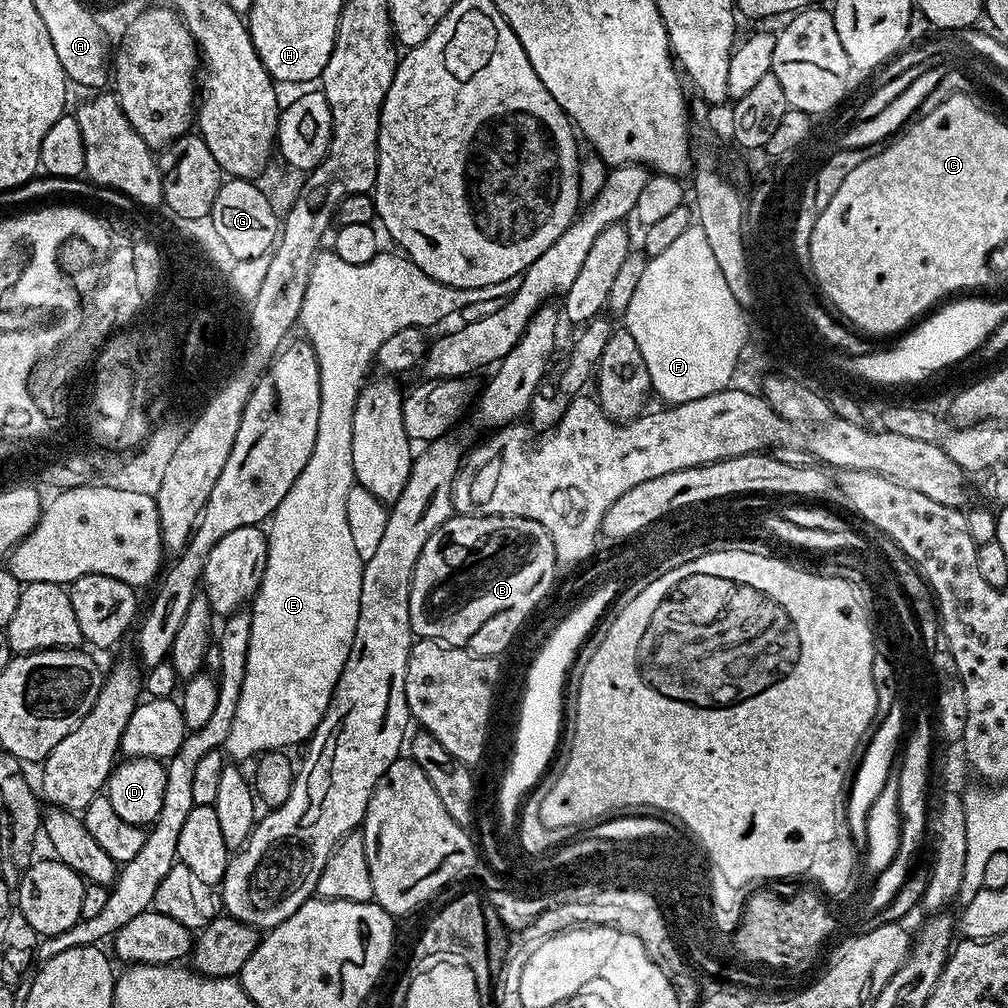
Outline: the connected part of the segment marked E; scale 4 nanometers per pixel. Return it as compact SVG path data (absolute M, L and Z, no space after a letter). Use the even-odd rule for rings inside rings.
M331 250L317 251L316 256L312 259L312 269L308 274L306 290L302 298L302 306L300 307L298 328L305 332L301 333L306 337L308 343L311 344L314 354L318 358L318 370L320 371L318 438L314 442L314 450L310 454L310 462L306 462L306 466L302 470L302 474L298 474L294 486L290 486L290 490L286 490L286 498L282 498L282 502L278 502L278 506L272 511L272 515L266 521L268 557L264 567L264 576L260 579L260 588L250 604L252 629L250 630L250 646L248 647L248 661L246 662L246 678L242 682L242 694L238 698L238 708L234 710L234 724L230 726L230 738L226 745L227 755L236 762L241 762L240 760L246 759L247 756L252 756L251 758L259 757L261 752L287 749L289 747L287 744L301 743L300 745L303 745L311 737L312 733L316 731L316 727L320 725L320 720L324 713L327 712L328 706L332 702L332 691L336 689L336 683L340 681L344 664L347 662L348 655L352 649L356 623L360 613L365 562L358 554L358 550L354 550L350 526L346 523L346 494L350 494L353 484L356 483L354 454L352 453L352 443L354 442L354 430L352 429L354 426L354 406L356 405L360 389L364 387L366 377L369 375L369 373L367 374L368 367L370 369L373 367L376 352L382 346L382 342L386 342L386 338L390 338L390 334L394 334L398 330L406 330L407 328L428 330L431 324L440 324L447 316L452 316L455 312L462 311L463 308L472 308L475 304L486 303L487 300L496 300L492 302L503 301L511 296L513 292L516 292L518 286L522 286L522 275L506 278L506 282L494 282L494 286L478 286L477 288L450 286L430 278L430 274L423 272L407 256L397 254L395 251L392 252L381 250L377 252L374 258L370 258L370 262L362 262L361 264L346 262L344 259L338 258L338 254Z

